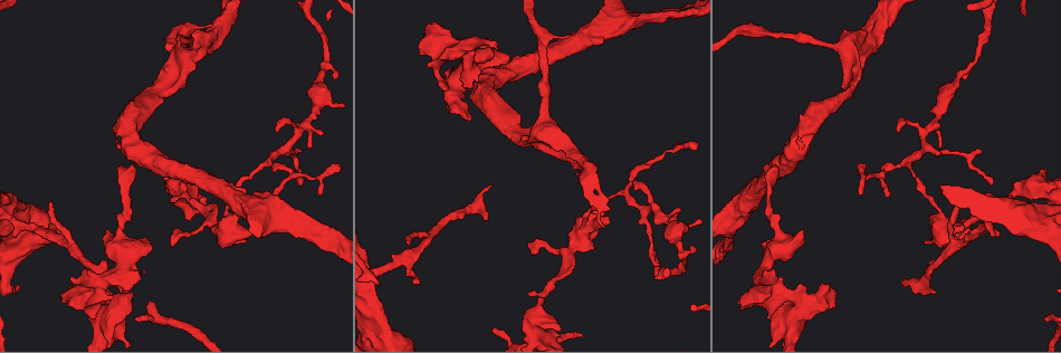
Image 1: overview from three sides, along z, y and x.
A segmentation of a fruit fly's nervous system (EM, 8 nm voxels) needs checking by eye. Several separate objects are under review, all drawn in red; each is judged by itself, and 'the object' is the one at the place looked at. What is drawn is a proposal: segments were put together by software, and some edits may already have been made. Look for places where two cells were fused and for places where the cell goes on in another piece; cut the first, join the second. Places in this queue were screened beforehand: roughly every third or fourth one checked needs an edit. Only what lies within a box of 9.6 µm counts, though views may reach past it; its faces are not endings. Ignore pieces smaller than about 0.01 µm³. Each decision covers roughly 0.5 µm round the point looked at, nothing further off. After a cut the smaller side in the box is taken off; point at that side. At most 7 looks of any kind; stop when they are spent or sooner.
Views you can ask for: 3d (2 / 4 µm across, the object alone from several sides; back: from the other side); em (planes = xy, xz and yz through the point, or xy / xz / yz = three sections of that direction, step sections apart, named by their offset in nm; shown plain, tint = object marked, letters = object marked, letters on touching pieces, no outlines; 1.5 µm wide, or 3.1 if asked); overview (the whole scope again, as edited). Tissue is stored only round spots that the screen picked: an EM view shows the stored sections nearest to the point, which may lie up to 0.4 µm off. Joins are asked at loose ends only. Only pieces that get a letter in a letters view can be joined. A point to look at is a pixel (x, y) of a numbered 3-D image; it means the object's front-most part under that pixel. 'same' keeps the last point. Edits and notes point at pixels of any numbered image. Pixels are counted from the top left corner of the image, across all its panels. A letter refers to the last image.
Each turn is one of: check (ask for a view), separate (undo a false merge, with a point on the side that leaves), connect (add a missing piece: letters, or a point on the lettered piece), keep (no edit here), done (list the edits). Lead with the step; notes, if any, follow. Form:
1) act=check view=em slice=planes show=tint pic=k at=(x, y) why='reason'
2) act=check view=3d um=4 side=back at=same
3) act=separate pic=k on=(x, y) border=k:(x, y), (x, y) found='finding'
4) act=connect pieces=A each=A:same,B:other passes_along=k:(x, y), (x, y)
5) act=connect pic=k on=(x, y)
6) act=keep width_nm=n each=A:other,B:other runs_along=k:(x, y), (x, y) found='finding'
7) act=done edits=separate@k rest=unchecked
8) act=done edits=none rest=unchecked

act=check view=em slice=planes show=plain pic=1 at=(509, 129) why='two arms at a narrow angle'

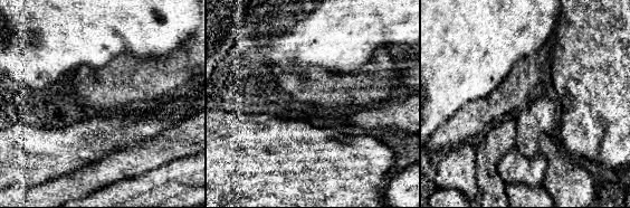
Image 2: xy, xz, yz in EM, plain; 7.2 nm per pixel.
act=check view=em slice=planes show=tint at=same why='with the object marked'

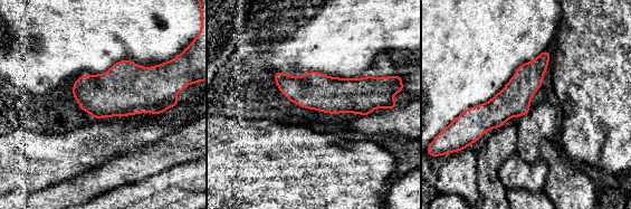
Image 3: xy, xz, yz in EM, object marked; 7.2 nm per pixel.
act=check view=em slice=planes show=letters at=same why='see the neighbours'

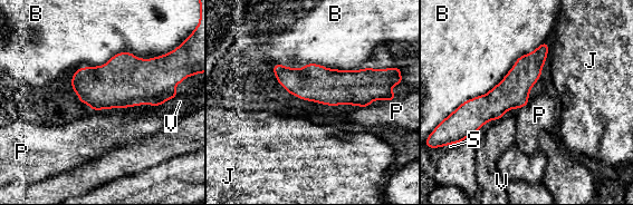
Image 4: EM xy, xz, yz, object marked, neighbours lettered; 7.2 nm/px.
act=keep each=B:other,J:other,P:other,S:other,V:other found='continuous, no second cell'

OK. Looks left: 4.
act=check view=em slice=planes show=tint pic=1 at=(772, 293) why='sharp bend'

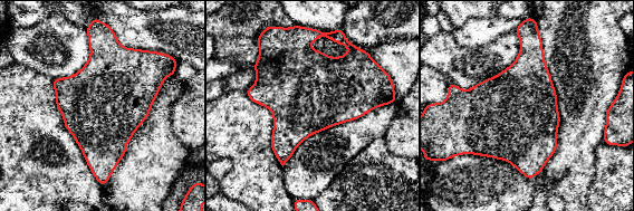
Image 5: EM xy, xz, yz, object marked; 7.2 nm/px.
act=check view=em slice=planes show=letters at=same why='see the neighbours'

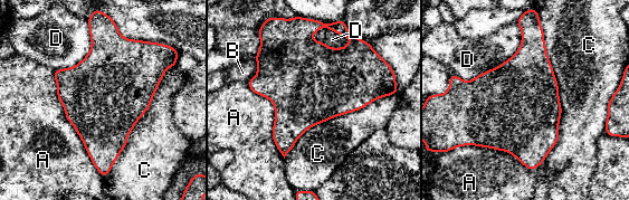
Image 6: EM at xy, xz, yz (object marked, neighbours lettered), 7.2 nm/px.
act=keep width_nm=550 each=A:other,B:other,C:other,D:other border=6:(539, 21), (561, 108), (543, 162) found='all the same cell'

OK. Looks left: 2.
act=check view=em slice=planes show=plain pic=1 at=(106, 230) why='thick end'

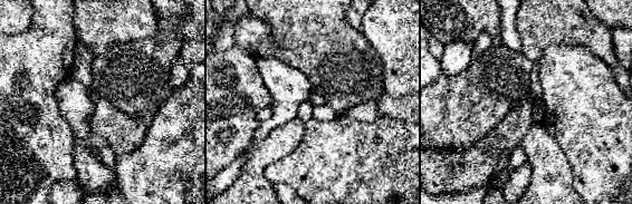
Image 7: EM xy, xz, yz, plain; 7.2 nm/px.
act=check view=em slice=planes show=letters at=same why='see the neighbours'

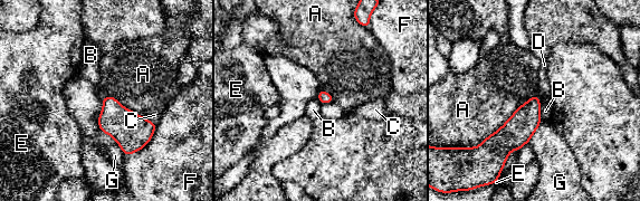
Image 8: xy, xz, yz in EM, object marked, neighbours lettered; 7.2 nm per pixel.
act=keep each=A:other,B:other,C:other,D:other,E:other,F:other,G:other found='no lettered piece goes on from it'

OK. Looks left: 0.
act=done edits=none rest=unchecked

